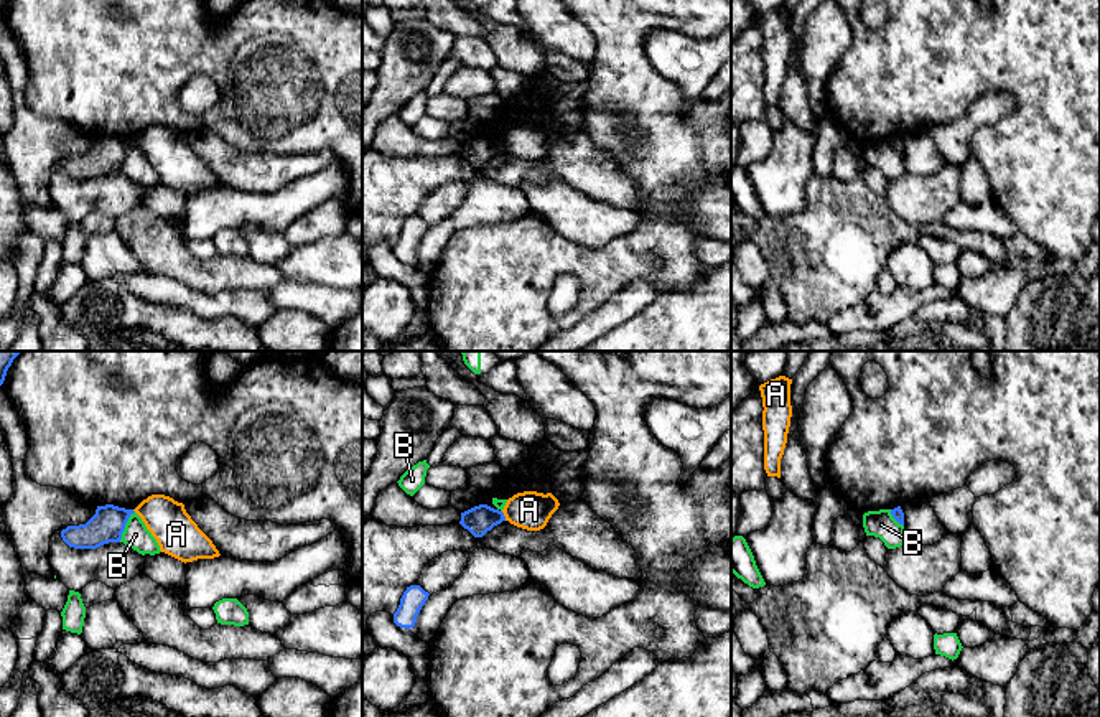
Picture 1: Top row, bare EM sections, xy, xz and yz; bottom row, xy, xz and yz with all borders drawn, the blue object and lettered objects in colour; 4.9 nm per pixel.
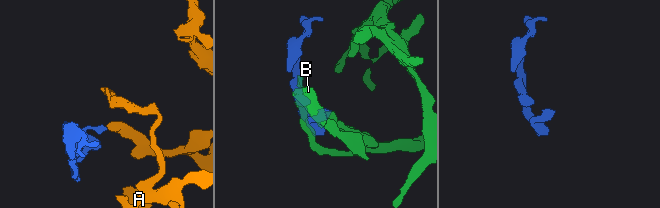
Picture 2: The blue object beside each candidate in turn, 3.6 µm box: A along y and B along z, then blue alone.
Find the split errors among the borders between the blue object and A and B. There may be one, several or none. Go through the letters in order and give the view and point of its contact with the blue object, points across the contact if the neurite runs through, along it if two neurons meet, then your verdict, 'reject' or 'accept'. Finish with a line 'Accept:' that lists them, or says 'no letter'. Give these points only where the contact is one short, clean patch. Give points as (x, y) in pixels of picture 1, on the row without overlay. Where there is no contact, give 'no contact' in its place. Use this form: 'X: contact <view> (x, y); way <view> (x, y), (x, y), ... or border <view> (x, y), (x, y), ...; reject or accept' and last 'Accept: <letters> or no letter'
A: contact xz (504, 147); border xz (501, 142), (506, 150); reject
B: contact xy (124, 157); border xy (134, 142), (119, 172); reject
Accept: no letter

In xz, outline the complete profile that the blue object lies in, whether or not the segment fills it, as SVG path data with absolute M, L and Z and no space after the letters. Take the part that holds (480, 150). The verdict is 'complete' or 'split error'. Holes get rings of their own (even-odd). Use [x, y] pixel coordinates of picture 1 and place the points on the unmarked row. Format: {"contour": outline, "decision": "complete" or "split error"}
{"contour": "M487 135L474 137L464 143L461 143L459 155L468 160L474 168L482 168L494 157L506 152L502 142L494 140Z", "decision": "complete"}

